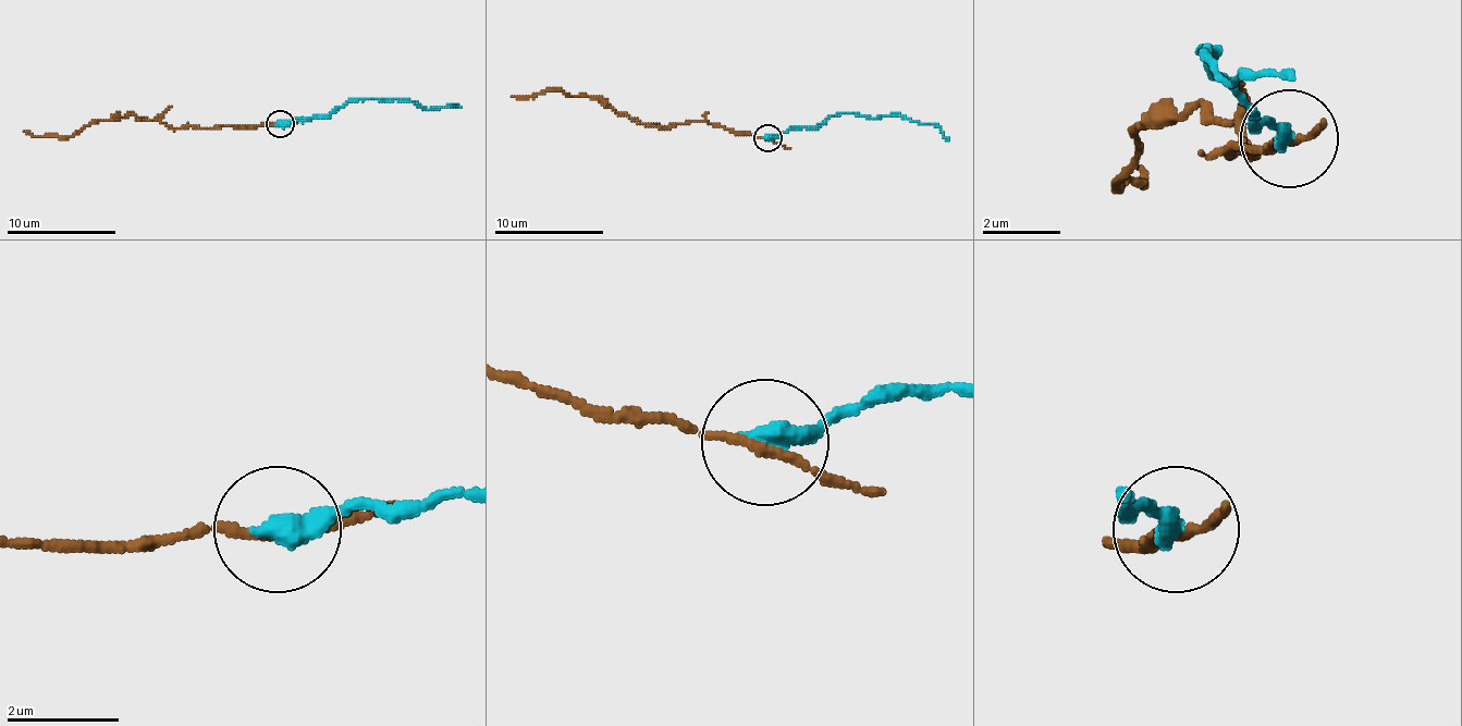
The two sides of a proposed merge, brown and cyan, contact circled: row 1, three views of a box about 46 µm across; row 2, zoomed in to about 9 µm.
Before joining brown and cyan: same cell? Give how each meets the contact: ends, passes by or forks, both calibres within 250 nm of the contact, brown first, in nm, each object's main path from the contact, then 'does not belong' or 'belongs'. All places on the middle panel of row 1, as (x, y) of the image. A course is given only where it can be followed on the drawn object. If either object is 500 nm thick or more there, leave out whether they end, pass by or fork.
brown passes by; cyan ends there; 140 nm thick on the brown side, 400 nm on the other; brown runs (765, 137), (736, 135), (705, 121), (648, 126), (588, 96), (558, 90), (512, 96); cyan runs (769, 137), (814, 126), (836, 112), (847, 112), (872, 119), (901, 115), (935, 124), (948, 140); does not belong

